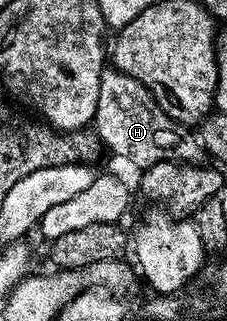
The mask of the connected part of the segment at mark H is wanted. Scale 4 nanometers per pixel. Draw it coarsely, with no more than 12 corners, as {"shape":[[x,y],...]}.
{"shape":[[102,70],[92,125],[140,171],[197,164],[191,128],[139,80]]}

